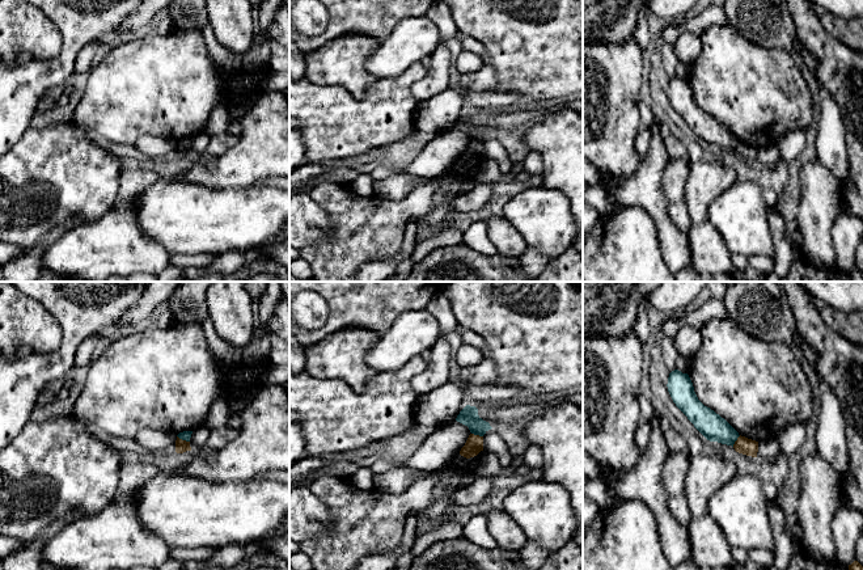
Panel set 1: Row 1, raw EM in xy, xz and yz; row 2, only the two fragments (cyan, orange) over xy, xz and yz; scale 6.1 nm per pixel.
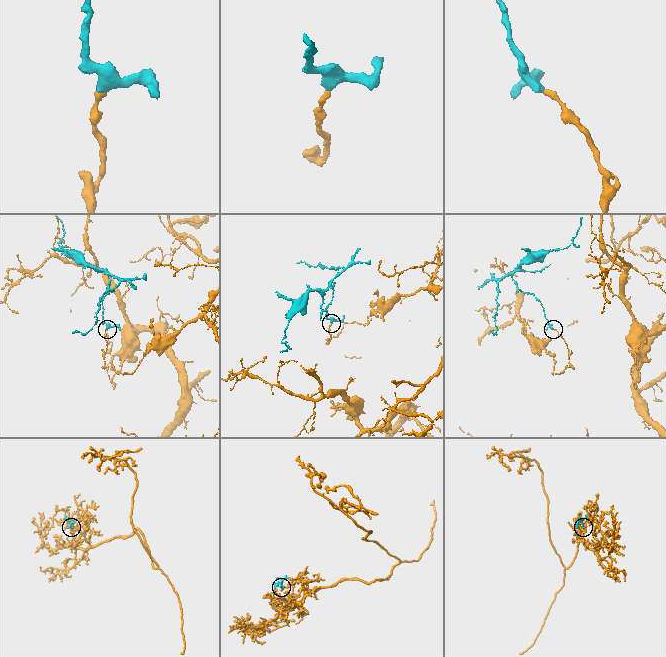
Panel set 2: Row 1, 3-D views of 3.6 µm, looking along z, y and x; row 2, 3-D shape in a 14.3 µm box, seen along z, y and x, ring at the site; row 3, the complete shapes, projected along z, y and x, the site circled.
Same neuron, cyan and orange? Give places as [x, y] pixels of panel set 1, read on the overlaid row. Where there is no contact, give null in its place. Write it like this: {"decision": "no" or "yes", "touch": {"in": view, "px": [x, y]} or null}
{"decision": "no", "touch": {"in": "xy", "px": [183, 439]}}

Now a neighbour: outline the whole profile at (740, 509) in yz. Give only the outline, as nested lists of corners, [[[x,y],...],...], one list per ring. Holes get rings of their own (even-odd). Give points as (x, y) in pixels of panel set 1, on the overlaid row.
[[[736,474],[708,499],[707,515],[720,527],[731,548],[774,549],[762,482],[762,474]]]

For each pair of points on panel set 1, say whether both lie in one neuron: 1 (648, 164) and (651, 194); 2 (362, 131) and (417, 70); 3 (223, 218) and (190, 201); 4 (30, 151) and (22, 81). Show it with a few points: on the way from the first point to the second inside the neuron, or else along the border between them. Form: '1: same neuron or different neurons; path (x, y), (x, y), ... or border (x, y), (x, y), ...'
1: same neuron; path (648, 172), (648, 186)
2: same neuron; path (377, 115), (389, 104), (390, 97), (401, 85)
3: same neuron; path (215, 218), (207, 218), (198, 208)
4: different neurons; border (30, 125), (13, 146)

